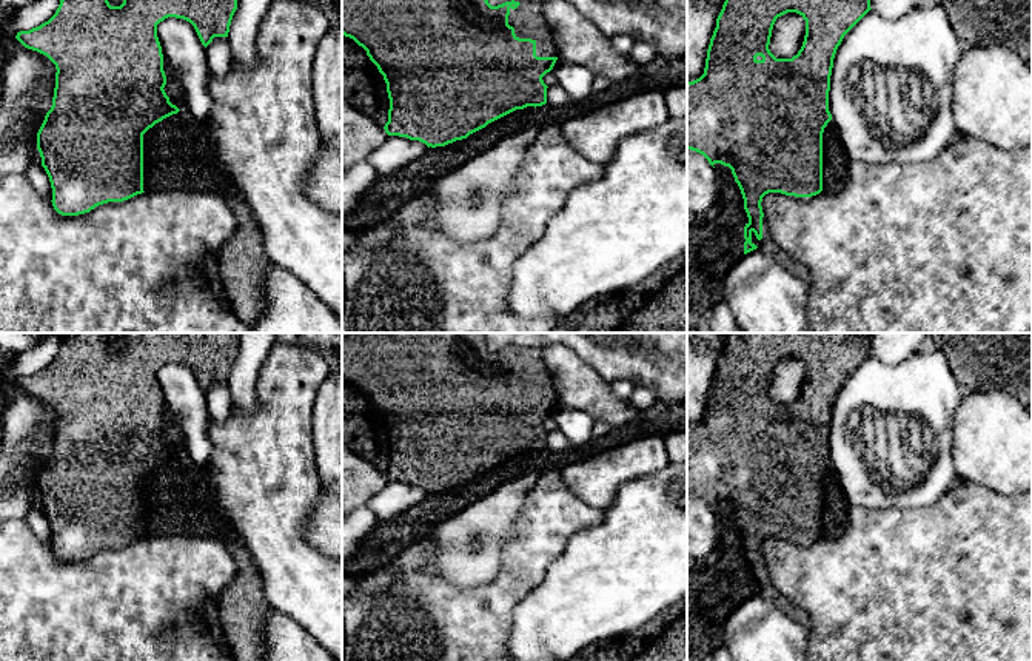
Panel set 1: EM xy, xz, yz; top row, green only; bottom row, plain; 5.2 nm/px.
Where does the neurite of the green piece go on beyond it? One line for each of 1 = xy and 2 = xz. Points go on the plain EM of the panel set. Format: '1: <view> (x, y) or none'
1: none
2: none

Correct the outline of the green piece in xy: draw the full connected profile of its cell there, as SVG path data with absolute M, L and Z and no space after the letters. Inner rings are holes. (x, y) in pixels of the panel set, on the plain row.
M62 333L62 345L55 359L45 368L29 376L17 377L15 384L28 394L37 396L46 401L55 410L55 433L52 442L52 451L46 458L45 465L37 478L37 495L42 502L42 512L45 513L51 533L52 533L52 552L62 561L79 561L89 558L99 550L108 547L123 547L143 536L143 479L163 464L177 459L180 455L169 447L165 438L166 421L163 416L163 399L157 382L157 370L168 362L183 364L189 367L202 390L206 393L214 382L228 382L233 361L237 354L237 333ZM111 339L122 339L123 348L120 351L111 351L108 344Z

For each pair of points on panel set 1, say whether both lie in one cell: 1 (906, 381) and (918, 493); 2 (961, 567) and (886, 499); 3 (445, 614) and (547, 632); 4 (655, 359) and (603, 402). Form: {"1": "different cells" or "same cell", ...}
{"1": "same cell", "2": "different cells", "3": "different cells", "4": "different cells"}

